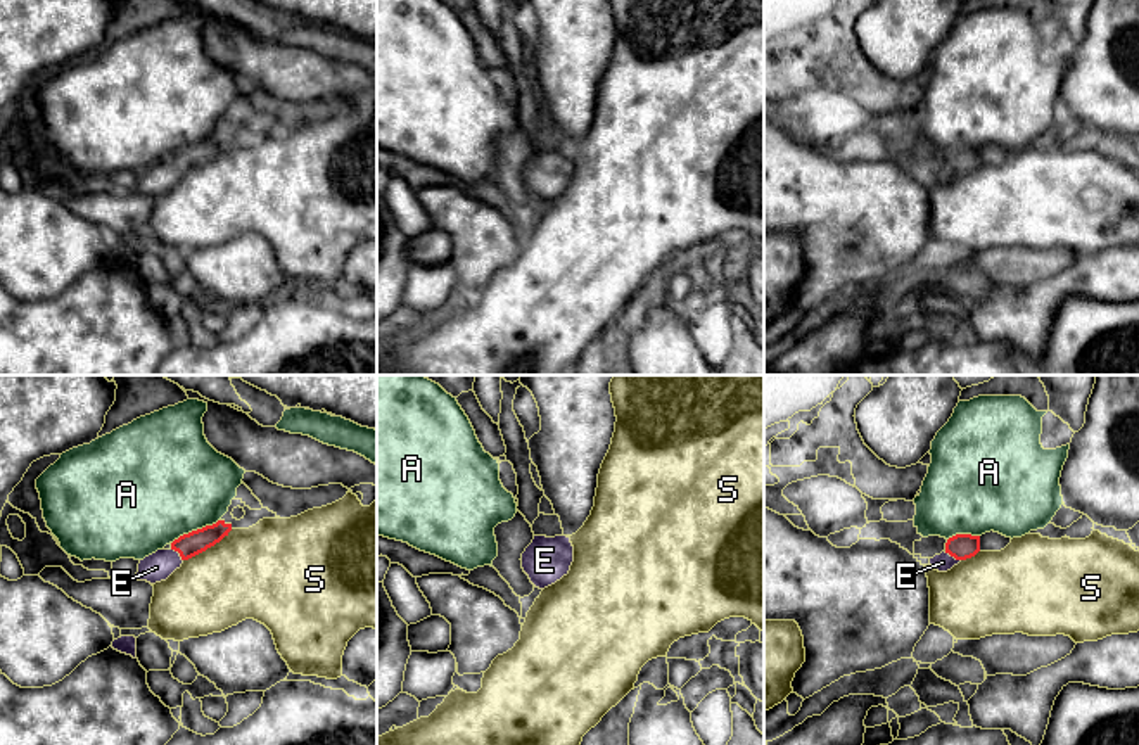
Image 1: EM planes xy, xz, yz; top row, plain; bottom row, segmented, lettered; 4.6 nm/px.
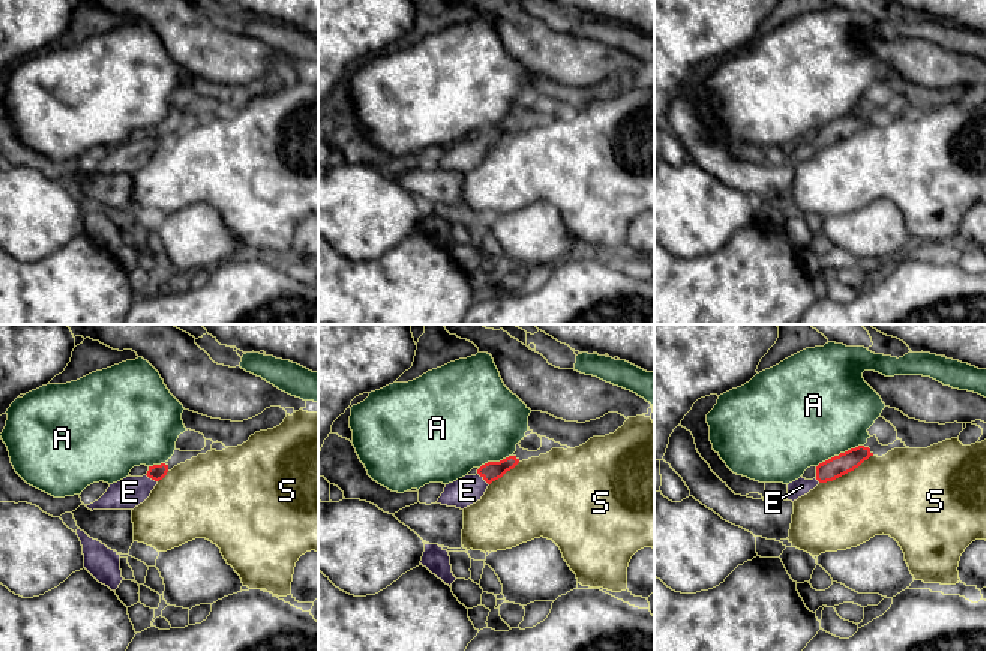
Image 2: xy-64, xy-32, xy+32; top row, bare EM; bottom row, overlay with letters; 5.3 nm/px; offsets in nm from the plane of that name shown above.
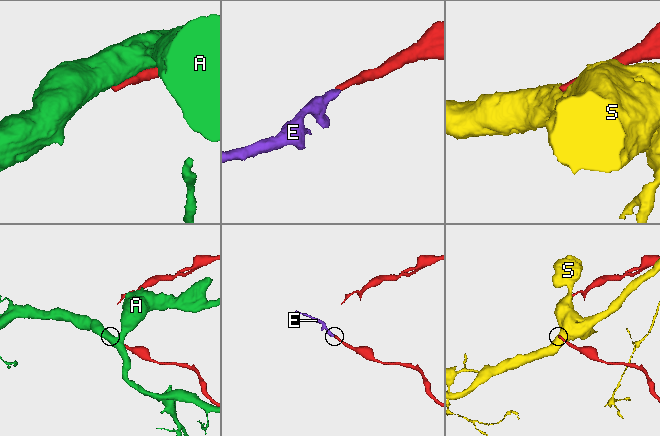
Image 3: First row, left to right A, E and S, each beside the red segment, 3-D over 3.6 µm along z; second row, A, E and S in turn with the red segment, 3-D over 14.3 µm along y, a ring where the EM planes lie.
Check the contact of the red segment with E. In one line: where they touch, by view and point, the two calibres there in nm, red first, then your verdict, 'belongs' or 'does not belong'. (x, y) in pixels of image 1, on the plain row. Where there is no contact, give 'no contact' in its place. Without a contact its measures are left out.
xy (178, 165) | 110/140 nm | belongs

